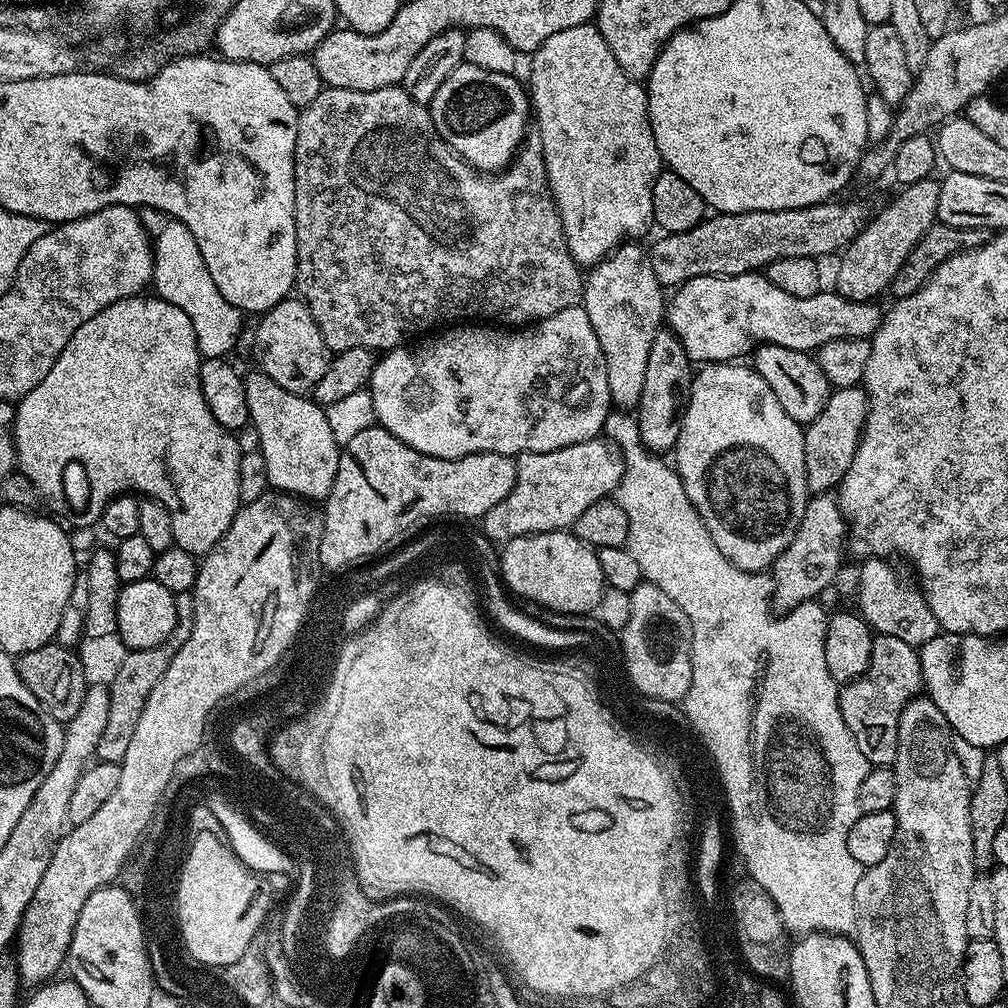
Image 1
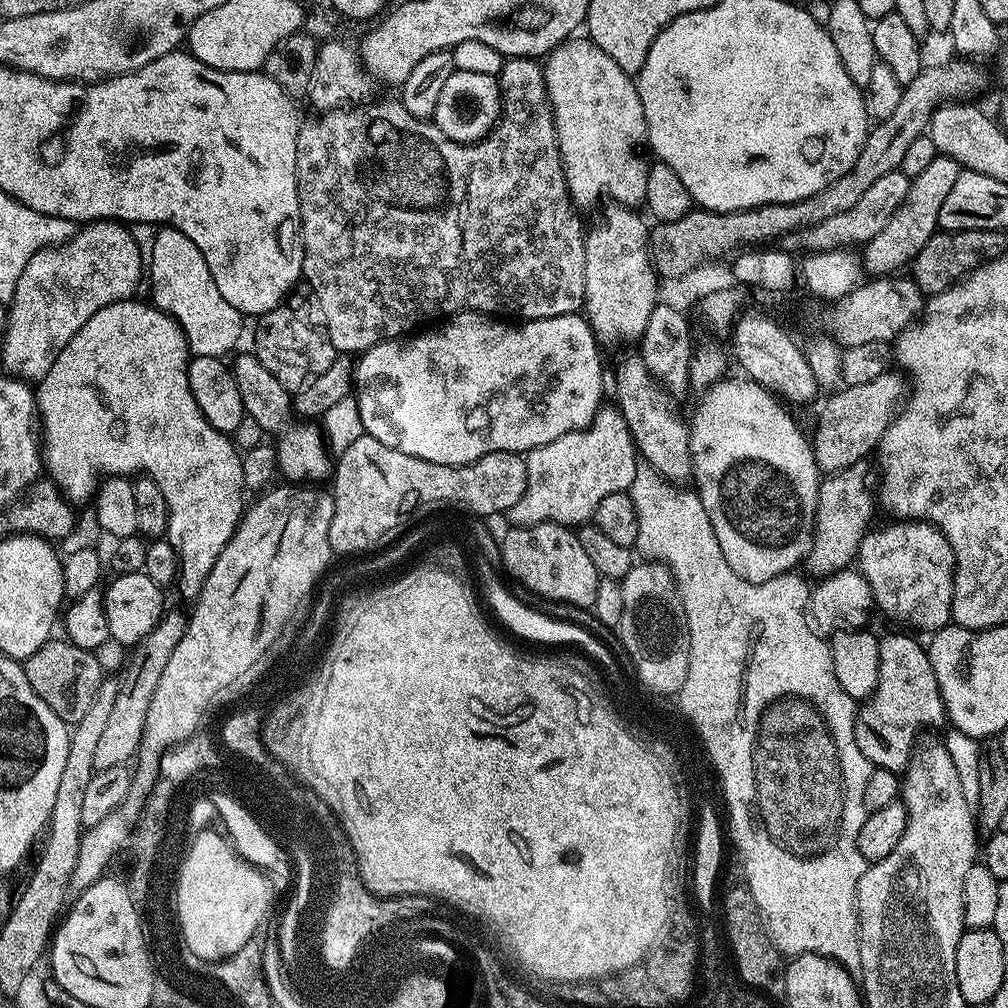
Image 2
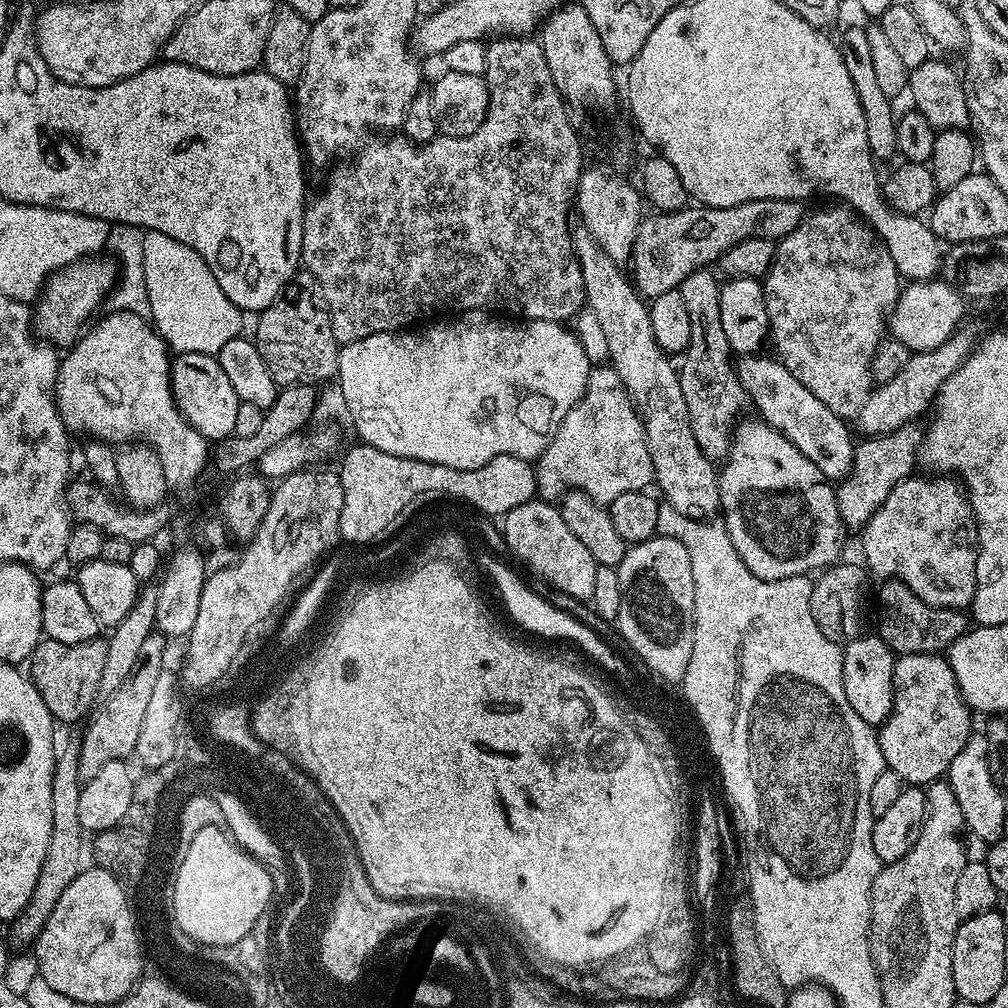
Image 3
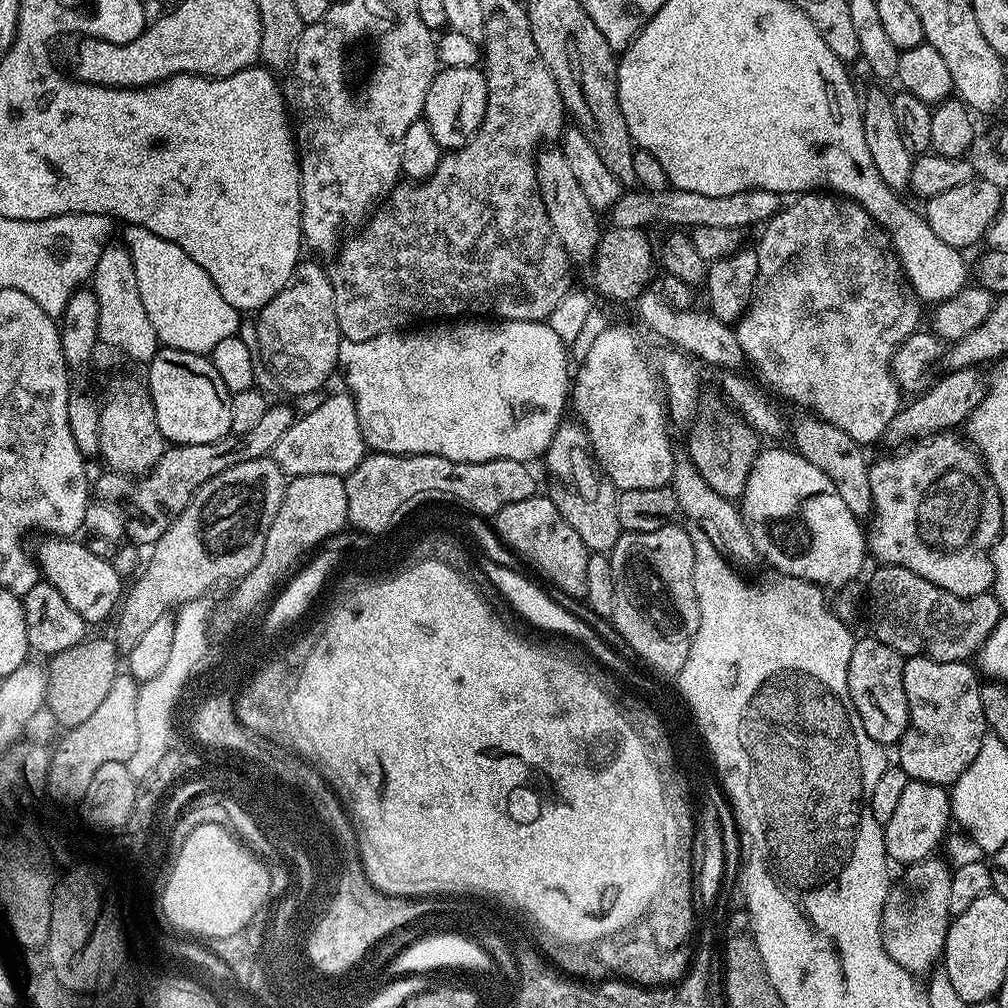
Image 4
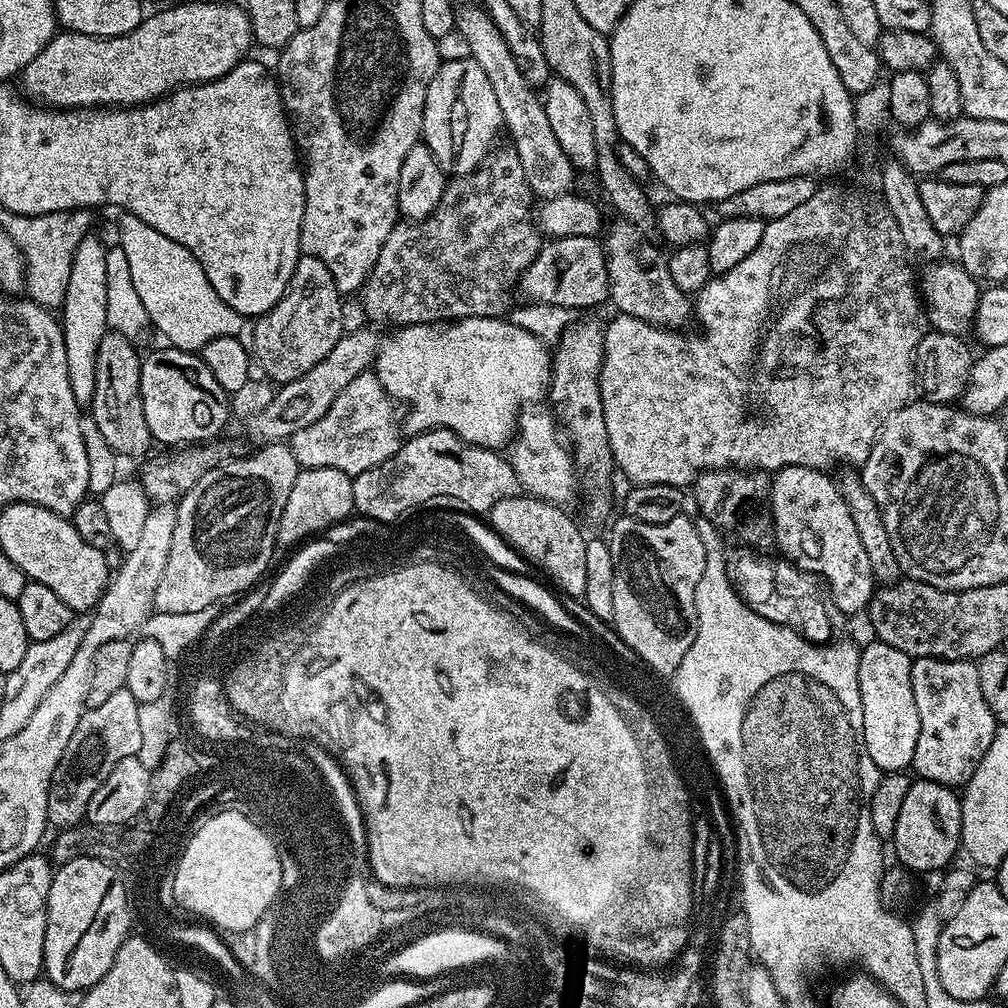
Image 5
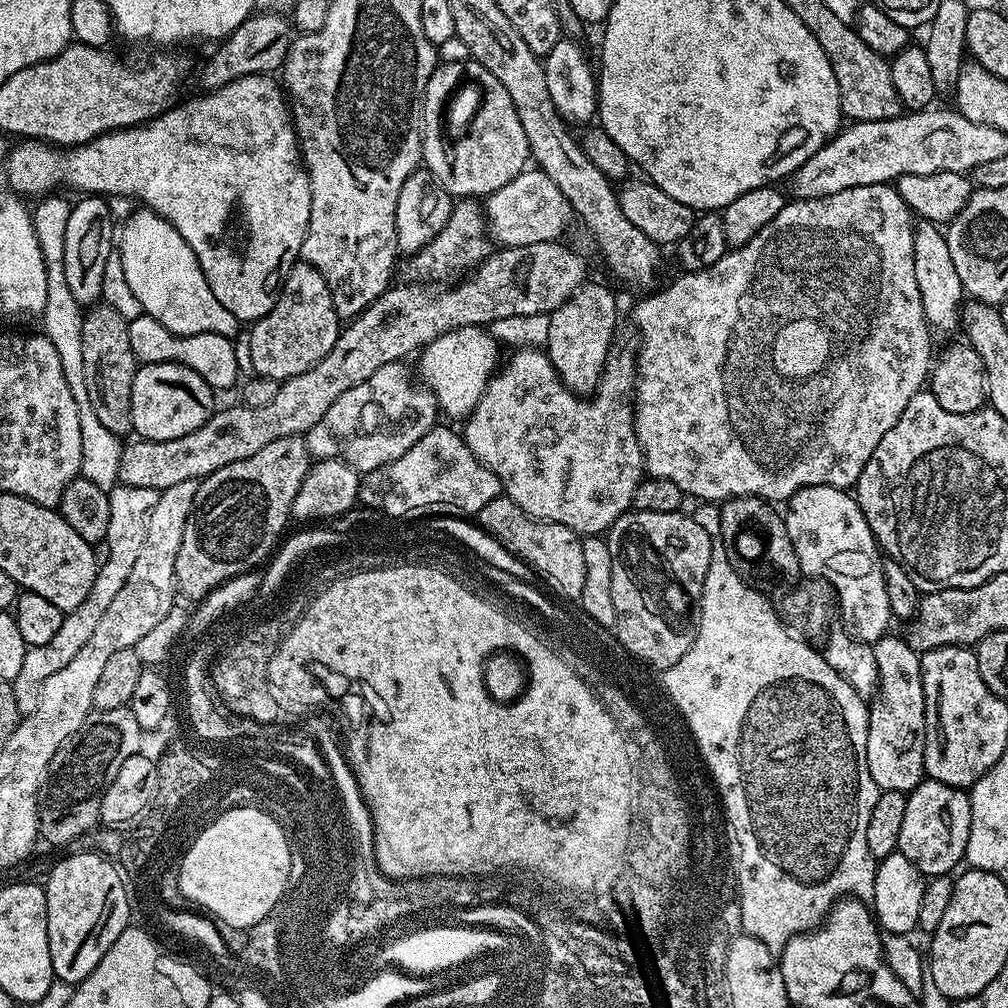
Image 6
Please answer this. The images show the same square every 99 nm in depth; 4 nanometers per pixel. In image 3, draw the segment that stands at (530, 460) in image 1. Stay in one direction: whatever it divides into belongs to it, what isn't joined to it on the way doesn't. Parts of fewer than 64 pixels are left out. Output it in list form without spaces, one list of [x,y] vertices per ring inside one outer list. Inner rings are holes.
[[[596,366],[589,371],[582,398],[566,414],[534,467],[536,491],[548,502],[559,501],[566,492],[575,490],[607,506],[618,494],[642,492],[653,483],[644,423],[628,397],[626,386],[622,386],[622,378],[618,378],[613,368]]]

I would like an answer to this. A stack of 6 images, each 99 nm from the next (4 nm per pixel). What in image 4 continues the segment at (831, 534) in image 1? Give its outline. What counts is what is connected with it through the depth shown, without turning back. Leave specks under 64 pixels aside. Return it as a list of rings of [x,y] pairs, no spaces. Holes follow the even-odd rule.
[[[963,368],[954,372],[945,371],[941,380],[936,380],[927,385],[915,397],[913,404],[905,403],[899,412],[890,418],[890,426],[886,426],[882,440],[883,443],[904,446],[909,442],[924,440],[934,436],[937,432],[956,430],[967,421],[968,416],[982,402],[986,391],[986,380],[979,376],[976,368]]]

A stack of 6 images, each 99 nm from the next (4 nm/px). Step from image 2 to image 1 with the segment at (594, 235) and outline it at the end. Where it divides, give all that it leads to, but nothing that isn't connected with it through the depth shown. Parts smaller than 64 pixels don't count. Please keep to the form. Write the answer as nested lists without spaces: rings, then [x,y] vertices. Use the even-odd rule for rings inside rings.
[[[625,242],[606,259],[591,265],[582,293],[582,307],[590,318],[590,326],[594,326],[594,334],[598,334],[602,358],[606,358],[608,393],[612,395],[612,404],[620,410],[639,408],[650,346],[666,320],[665,289],[654,274],[649,253],[638,245]]]

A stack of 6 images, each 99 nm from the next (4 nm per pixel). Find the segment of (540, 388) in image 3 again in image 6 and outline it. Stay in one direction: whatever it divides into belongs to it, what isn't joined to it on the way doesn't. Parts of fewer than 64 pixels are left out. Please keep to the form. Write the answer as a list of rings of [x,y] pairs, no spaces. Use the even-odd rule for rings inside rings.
[[[455,328],[425,345],[419,353],[420,376],[425,388],[436,396],[441,413],[467,418],[482,398],[488,381],[492,379],[501,363],[501,345],[484,328]]]

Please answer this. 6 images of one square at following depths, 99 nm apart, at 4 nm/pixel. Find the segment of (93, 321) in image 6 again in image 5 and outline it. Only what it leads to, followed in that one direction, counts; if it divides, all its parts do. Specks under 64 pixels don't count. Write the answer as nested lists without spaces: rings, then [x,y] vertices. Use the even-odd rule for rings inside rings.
[[[109,330],[98,342],[98,356],[94,362],[94,398],[90,414],[106,438],[106,446],[116,451],[117,457],[149,455],[148,447],[154,441],[150,426],[146,426],[146,414],[142,414],[142,390],[140,389],[141,353],[136,353],[133,341],[120,333]]]

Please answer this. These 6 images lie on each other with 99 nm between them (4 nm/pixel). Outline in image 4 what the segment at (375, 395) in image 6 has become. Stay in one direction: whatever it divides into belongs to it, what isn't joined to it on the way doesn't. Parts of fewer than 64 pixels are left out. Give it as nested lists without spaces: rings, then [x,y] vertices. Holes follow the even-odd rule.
[[[344,390],[333,396],[325,395],[318,410],[301,415],[290,426],[290,430],[282,434],[282,439],[270,455],[288,478],[306,474],[334,474],[341,478],[349,476],[366,455],[364,434],[351,395]]]

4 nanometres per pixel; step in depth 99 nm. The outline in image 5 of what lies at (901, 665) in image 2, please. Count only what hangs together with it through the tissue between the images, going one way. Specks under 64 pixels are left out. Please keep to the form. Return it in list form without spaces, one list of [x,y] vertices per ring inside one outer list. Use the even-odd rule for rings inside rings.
[[[913,659],[910,682],[914,686],[914,703],[918,706],[918,746],[914,746],[911,771],[919,779],[959,789],[978,770],[982,754],[994,742],[996,719],[982,698],[978,670],[970,660]]]

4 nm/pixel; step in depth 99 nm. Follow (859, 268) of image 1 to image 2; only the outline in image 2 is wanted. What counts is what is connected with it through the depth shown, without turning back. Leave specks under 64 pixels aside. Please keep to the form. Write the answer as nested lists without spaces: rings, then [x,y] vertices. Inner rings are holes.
[[[937,154],[934,162],[922,170],[922,174],[911,177],[912,186],[906,202],[902,202],[902,206],[898,206],[894,212],[894,218],[890,218],[890,222],[886,222],[886,226],[882,226],[882,230],[878,230],[878,234],[874,234],[874,238],[863,245],[862,263],[873,277],[899,273],[903,269],[900,267],[903,264],[904,267],[911,265],[918,250],[930,242],[930,238],[940,228],[938,210],[942,210],[942,201],[946,194],[950,194],[954,182],[958,182],[960,171],[960,164],[954,158]]]

